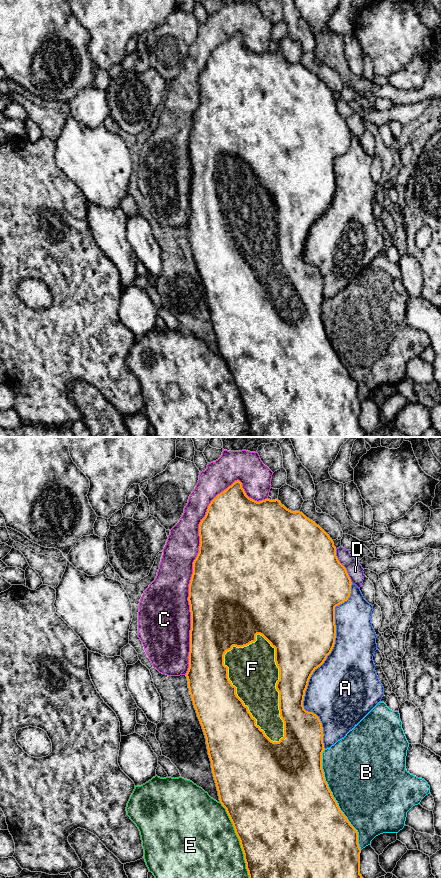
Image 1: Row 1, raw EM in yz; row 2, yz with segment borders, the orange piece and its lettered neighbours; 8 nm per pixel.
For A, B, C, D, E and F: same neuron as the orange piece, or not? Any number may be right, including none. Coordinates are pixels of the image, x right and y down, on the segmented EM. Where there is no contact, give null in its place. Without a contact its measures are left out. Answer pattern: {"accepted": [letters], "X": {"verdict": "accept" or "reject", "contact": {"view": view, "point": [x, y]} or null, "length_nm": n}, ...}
{"accepted": ["F"], "A": {"verdict": "reject", "contact": {"view": "yz", "point": [319, 666]}, "length_nm": 1350}, "B": {"verdict": "reject", "contact": {"view": "yz", "point": [334, 799]}, "length_nm": 850}, "C": {"verdict": "reject", "contact": {"view": "yz", "point": [192, 574]}, "length_nm": 1600}, "D": {"verdict": "reject", "contact": {"view": "yz", "point": [343, 566]}, "length_nm": 300}, "E": {"verdict": "reject", "contact": {"view": "yz", "point": [239, 840]}, "length_nm": 650}, "F": {"verdict": "accept", "contact": {"view": "yz", "point": [276, 687]}, "length_nm": 900}}

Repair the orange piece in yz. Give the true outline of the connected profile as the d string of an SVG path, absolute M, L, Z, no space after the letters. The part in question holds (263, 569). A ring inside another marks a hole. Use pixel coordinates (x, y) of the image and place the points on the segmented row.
M237 480L226 490L218 494L209 504L205 517L199 524L200 546L199 553L193 562L193 574L189 584L189 605L191 612L191 630L190 630L190 652L189 652L189 668L186 673L188 680L189 693L191 695L197 717L202 726L208 755L211 761L211 768L213 777L216 783L220 803L226 809L226 812L233 824L235 833L240 841L240 845L244 854L246 869L249 878L363 878L360 874L360 853L361 849L358 844L358 832L350 824L347 817L340 810L337 801L332 795L327 782L325 781L324 772L322 769L322 753L325 750L323 743L323 727L319 717L313 712L308 712L304 709L303 701L305 691L308 686L309 679L313 672L320 667L327 656L331 653L336 638L336 625L335 625L335 607L348 600L351 594L351 579L347 573L346 568L339 562L336 556L336 547L330 536L315 522L307 518L300 511L291 511L287 509L278 499L270 500L265 499L262 501L255 501L249 498L242 483Z

